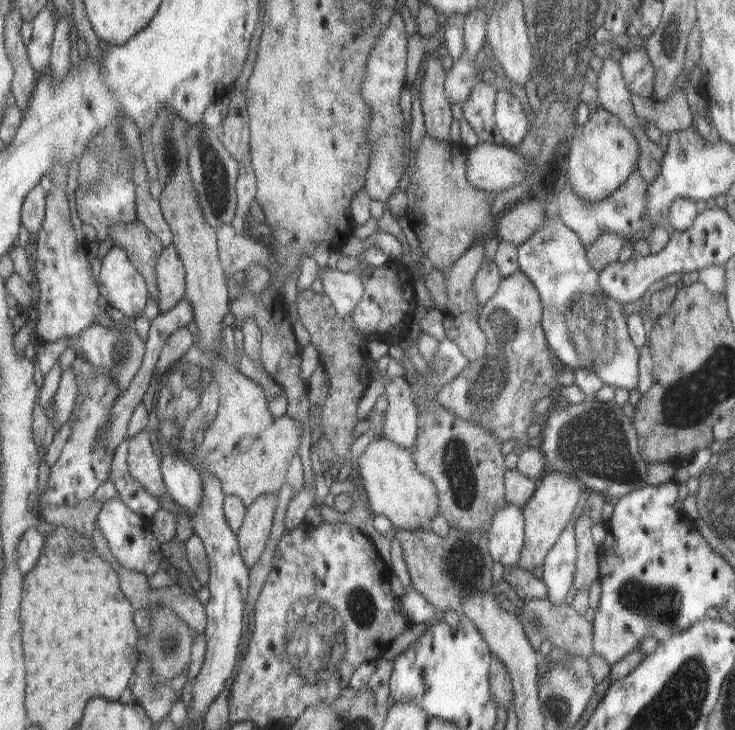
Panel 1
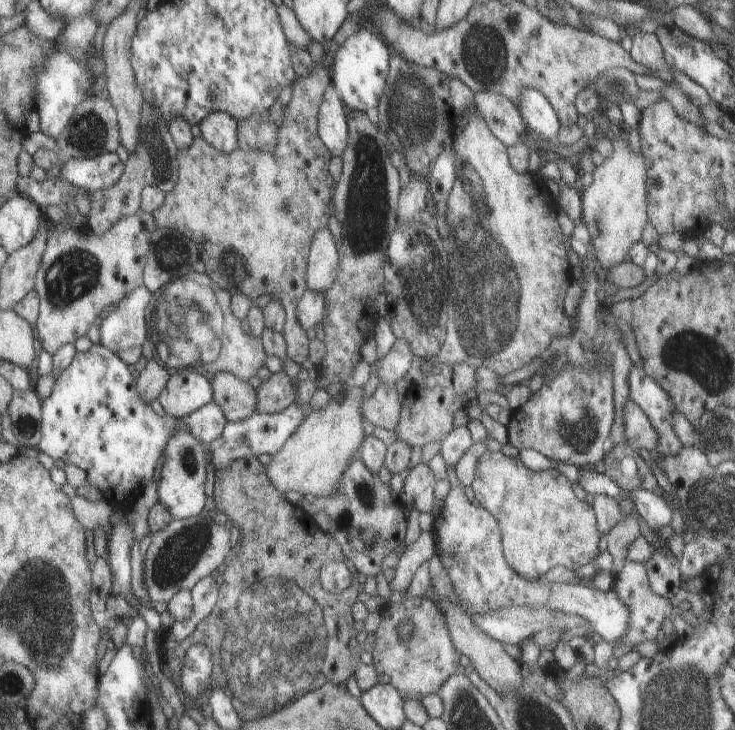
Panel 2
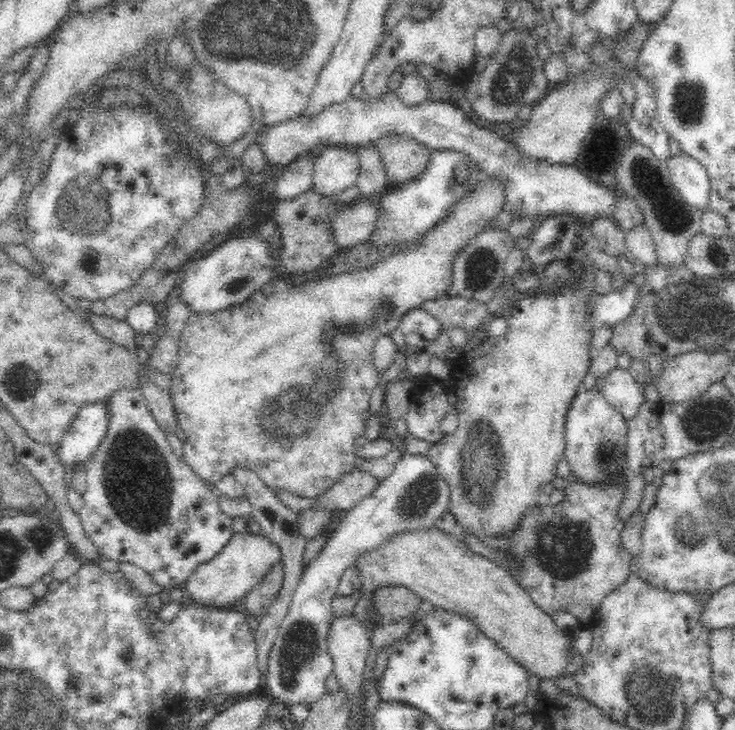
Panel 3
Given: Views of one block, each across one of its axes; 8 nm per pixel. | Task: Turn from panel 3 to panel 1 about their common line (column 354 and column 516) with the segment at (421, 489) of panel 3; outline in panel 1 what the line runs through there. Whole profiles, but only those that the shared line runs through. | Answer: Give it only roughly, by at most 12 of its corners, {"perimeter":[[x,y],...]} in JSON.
{"perimeter":[[497,510],[489,530],[493,562],[515,566],[525,546],[525,514]]}

